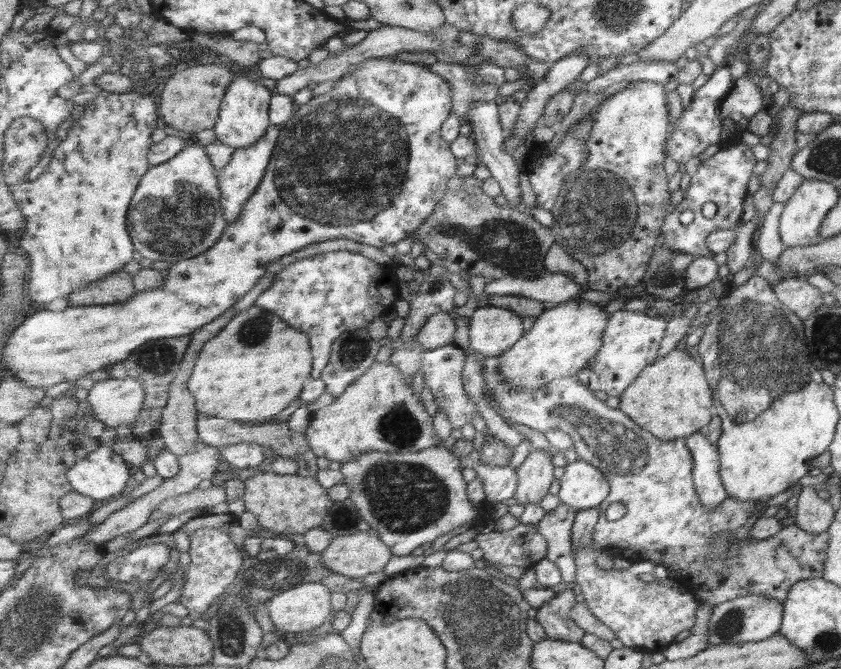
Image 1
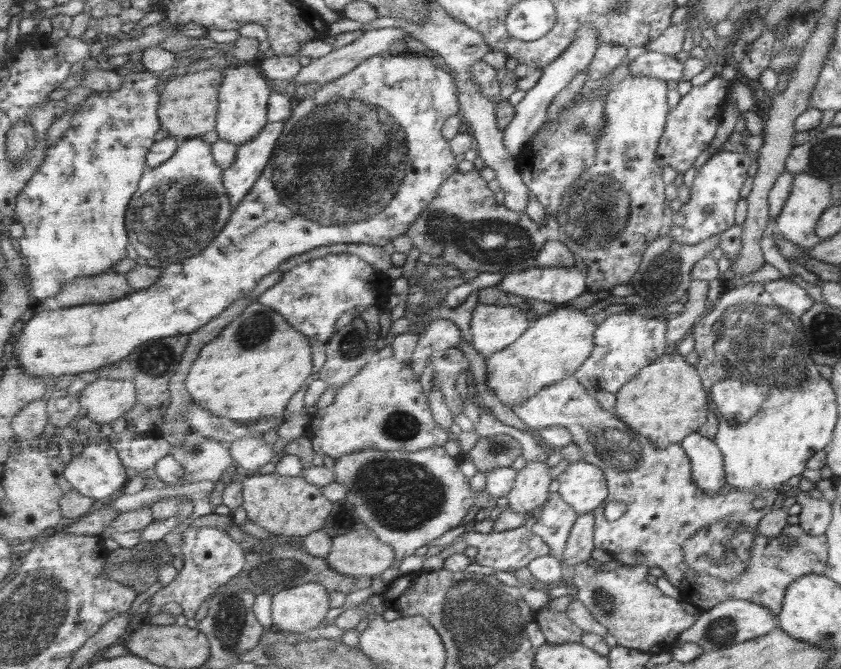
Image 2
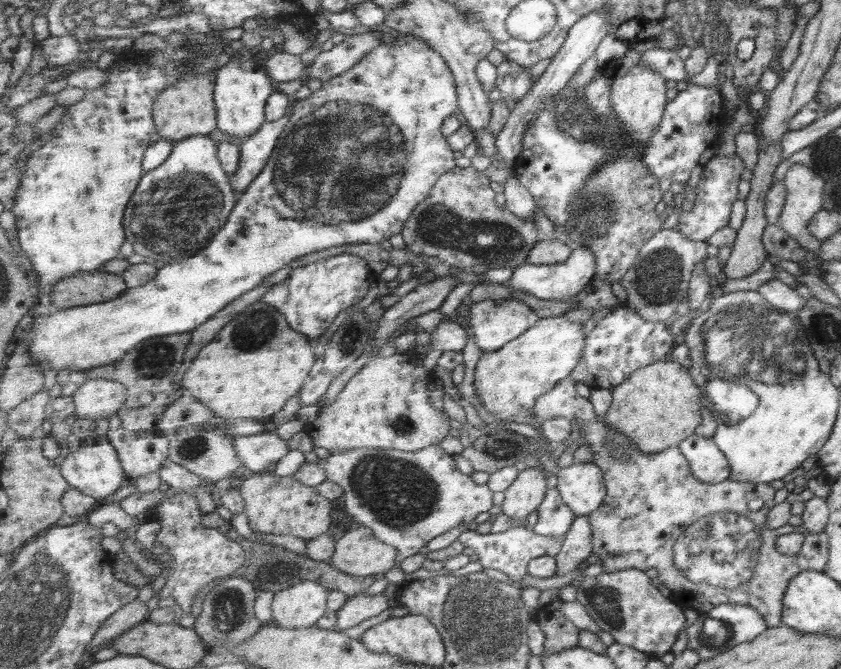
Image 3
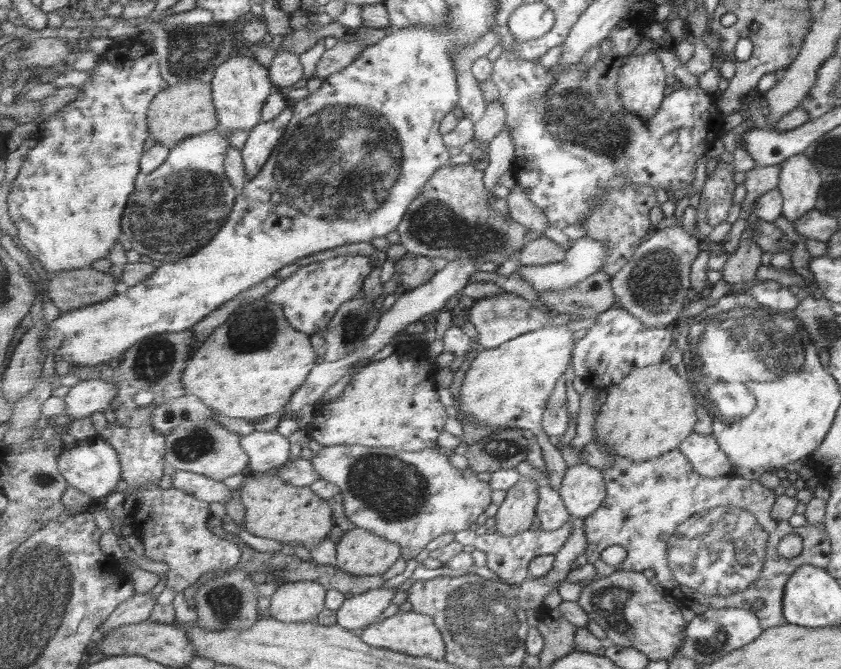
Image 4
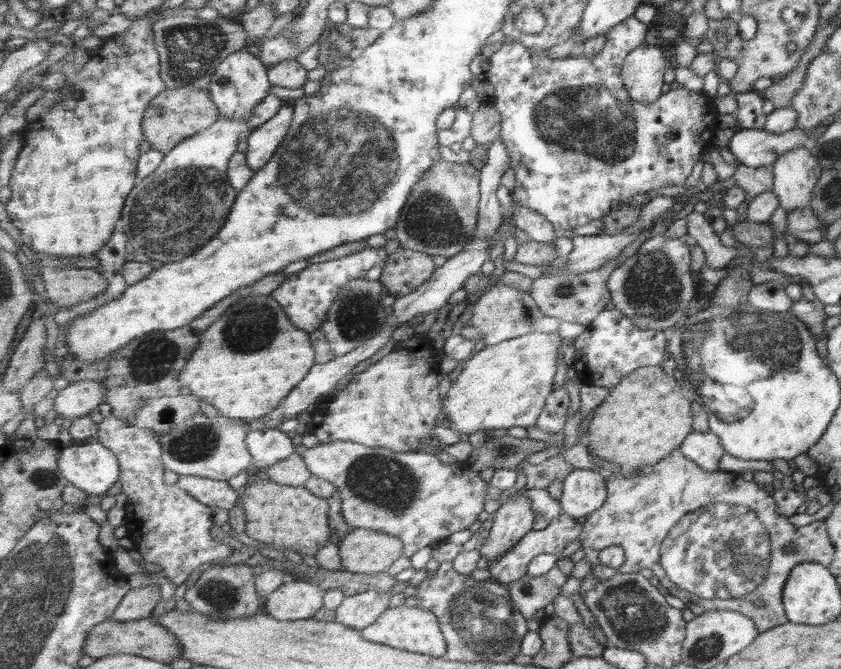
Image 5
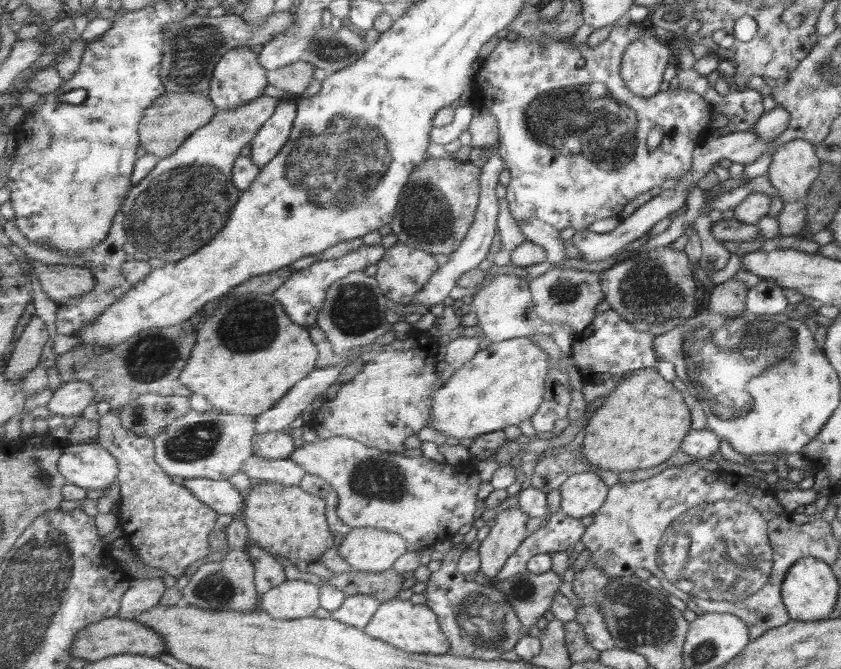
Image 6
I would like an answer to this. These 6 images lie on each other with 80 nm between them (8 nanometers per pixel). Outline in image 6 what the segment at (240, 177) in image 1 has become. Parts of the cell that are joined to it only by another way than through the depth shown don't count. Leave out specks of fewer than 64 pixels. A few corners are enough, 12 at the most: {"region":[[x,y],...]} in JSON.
{"region":[[298,99],[280,102],[252,140],[259,168],[288,144]]}

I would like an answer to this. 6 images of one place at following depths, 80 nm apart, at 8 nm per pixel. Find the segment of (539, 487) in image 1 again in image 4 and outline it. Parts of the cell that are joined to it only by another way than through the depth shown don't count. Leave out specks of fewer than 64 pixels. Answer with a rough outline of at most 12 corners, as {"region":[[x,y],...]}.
{"region":[[525,478],[499,505],[496,533],[534,527],[543,482]]}

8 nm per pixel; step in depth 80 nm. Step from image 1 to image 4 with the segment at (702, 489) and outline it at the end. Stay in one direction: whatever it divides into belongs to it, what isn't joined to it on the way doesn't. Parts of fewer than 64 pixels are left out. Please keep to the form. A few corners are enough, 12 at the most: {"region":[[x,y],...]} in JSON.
{"region":[[693,431],[679,449],[701,476],[731,474],[713,436]]}

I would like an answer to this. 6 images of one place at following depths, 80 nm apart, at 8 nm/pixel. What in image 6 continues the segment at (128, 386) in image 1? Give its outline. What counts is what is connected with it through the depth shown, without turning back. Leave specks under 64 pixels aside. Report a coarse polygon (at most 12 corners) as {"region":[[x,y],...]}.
{"region":[[63,382],[46,408],[79,417],[97,390],[87,382]]}

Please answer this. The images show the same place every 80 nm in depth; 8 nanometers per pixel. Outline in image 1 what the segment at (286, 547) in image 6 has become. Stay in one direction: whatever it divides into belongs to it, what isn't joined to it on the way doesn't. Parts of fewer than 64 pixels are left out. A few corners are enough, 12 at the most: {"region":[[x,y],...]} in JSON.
{"region":[[259,472],[243,499],[278,536],[323,526],[335,503],[315,476]]}

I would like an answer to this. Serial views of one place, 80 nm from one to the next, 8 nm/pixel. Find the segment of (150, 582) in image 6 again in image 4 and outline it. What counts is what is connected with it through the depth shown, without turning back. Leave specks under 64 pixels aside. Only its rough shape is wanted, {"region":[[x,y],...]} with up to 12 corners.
{"region":[[157,590],[121,603],[101,626],[109,629],[149,620]]}

